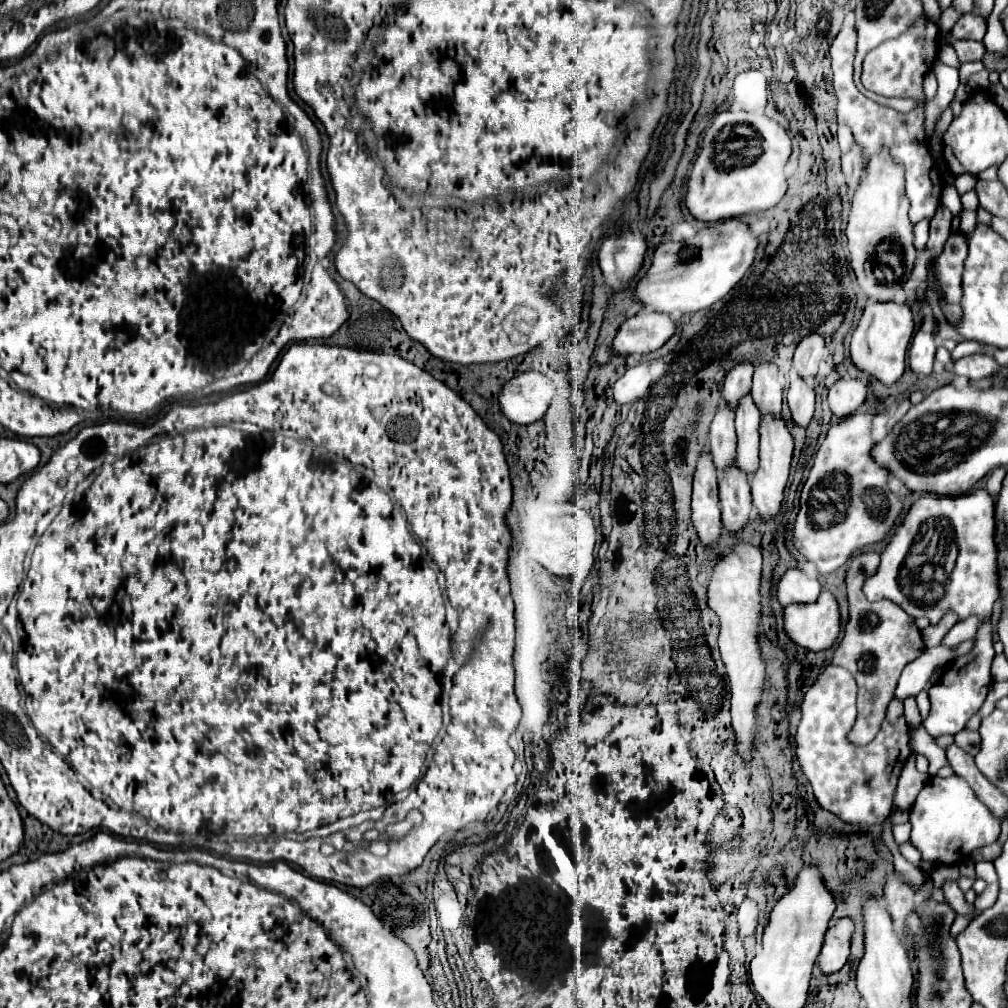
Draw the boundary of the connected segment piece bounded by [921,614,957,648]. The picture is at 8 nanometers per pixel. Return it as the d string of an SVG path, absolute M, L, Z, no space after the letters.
M947 614L939 624L929 624L921 634L923 634L923 642L925 642L925 646L927 648L933 648L933 646L939 646L939 642L941 642L941 638L949 632L949 628L955 624L955 616L953 614Z

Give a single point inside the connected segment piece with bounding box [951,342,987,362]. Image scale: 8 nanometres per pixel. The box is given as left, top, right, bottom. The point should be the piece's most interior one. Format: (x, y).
(965, 348)

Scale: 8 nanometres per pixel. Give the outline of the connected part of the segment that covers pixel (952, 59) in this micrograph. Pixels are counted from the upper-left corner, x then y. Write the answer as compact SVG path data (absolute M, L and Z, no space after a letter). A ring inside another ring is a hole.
M945 45L941 48L939 53L939 61L957 69L960 67L960 62L957 58L957 54L951 45Z

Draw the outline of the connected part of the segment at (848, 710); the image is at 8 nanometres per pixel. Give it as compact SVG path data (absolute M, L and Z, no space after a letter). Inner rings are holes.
M827 666L809 686L801 702L801 722L795 732L795 756L801 772L811 782L821 808L849 824L879 826L891 812L893 794L909 757L908 725L903 703L893 698L881 732L867 746L851 746L847 732L855 722L855 678L837 666Z

